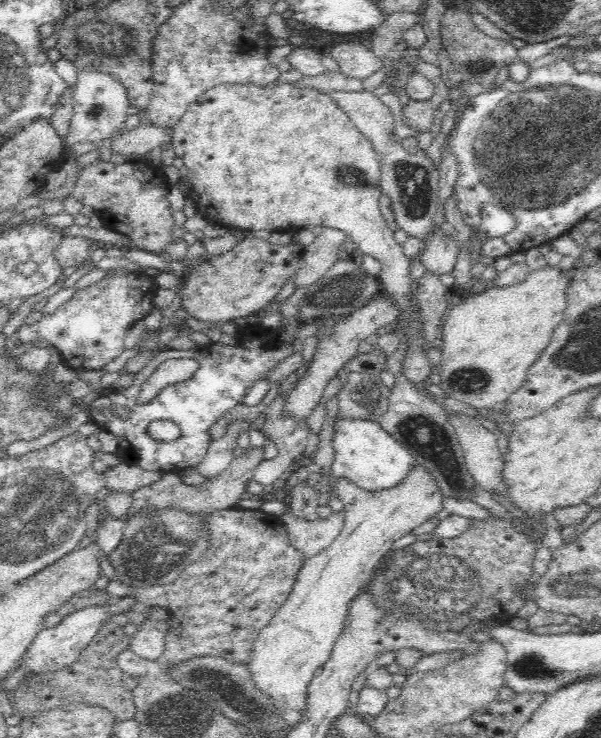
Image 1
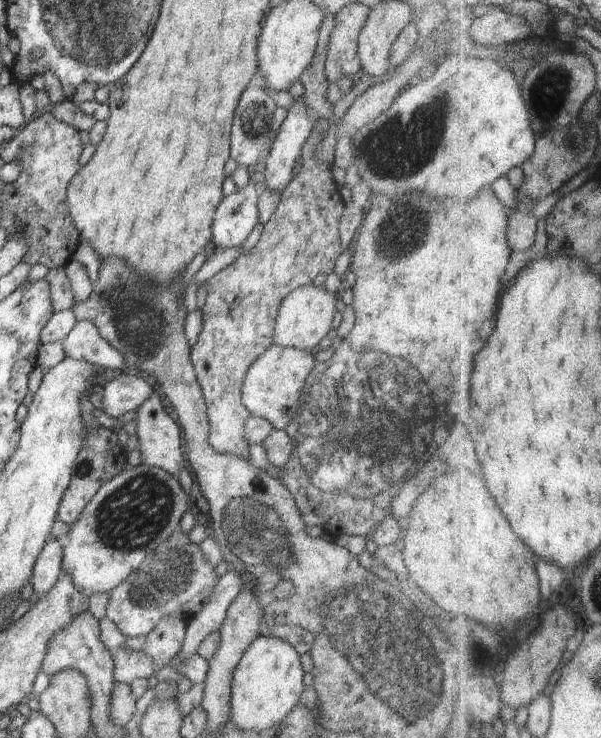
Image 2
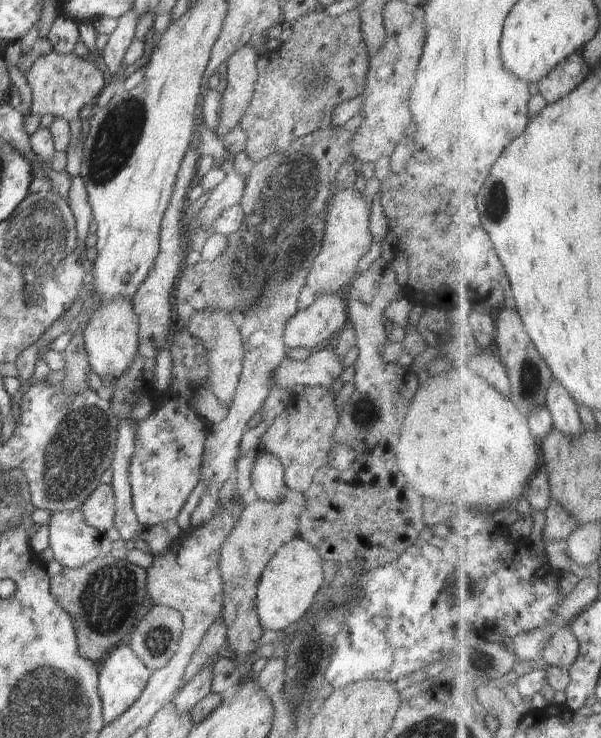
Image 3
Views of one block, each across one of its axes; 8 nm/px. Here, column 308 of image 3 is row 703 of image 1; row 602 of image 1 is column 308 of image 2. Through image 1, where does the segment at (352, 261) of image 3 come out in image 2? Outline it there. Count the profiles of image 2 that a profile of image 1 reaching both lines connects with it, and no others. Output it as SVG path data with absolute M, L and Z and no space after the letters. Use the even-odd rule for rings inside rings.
M313 283L290 292L280 304L275 316L273 344L282 348L296 348L302 352L308 350L315 353L320 341L328 335L332 327L333 316L337 311L336 297L337 295L328 292L325 288L318 288Z

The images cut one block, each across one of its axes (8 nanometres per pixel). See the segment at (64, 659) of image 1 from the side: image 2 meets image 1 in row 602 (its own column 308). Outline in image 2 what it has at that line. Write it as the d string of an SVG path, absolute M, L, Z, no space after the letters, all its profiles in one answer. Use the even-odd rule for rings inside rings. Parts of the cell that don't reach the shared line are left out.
M304 97L296 98L287 112L272 150L266 157L263 186L274 192L282 192L294 180L294 166L314 126L313 117L304 104Z

